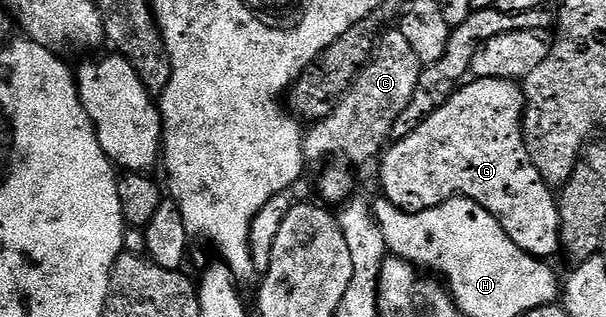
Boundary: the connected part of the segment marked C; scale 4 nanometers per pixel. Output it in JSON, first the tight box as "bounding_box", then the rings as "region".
{"bounding_box":[303,32,425,165],"region":[[[386,32],[378,37],[375,55],[359,71],[358,78],[340,99],[338,106],[324,120],[310,125],[303,142],[308,161],[345,156],[352,160],[349,161],[352,165],[363,164],[375,155],[376,159],[384,151],[393,124],[397,118],[401,118],[401,110],[413,102],[413,90],[417,90],[417,82],[425,67],[417,58],[417,50],[412,46],[411,39],[404,32]]]}

